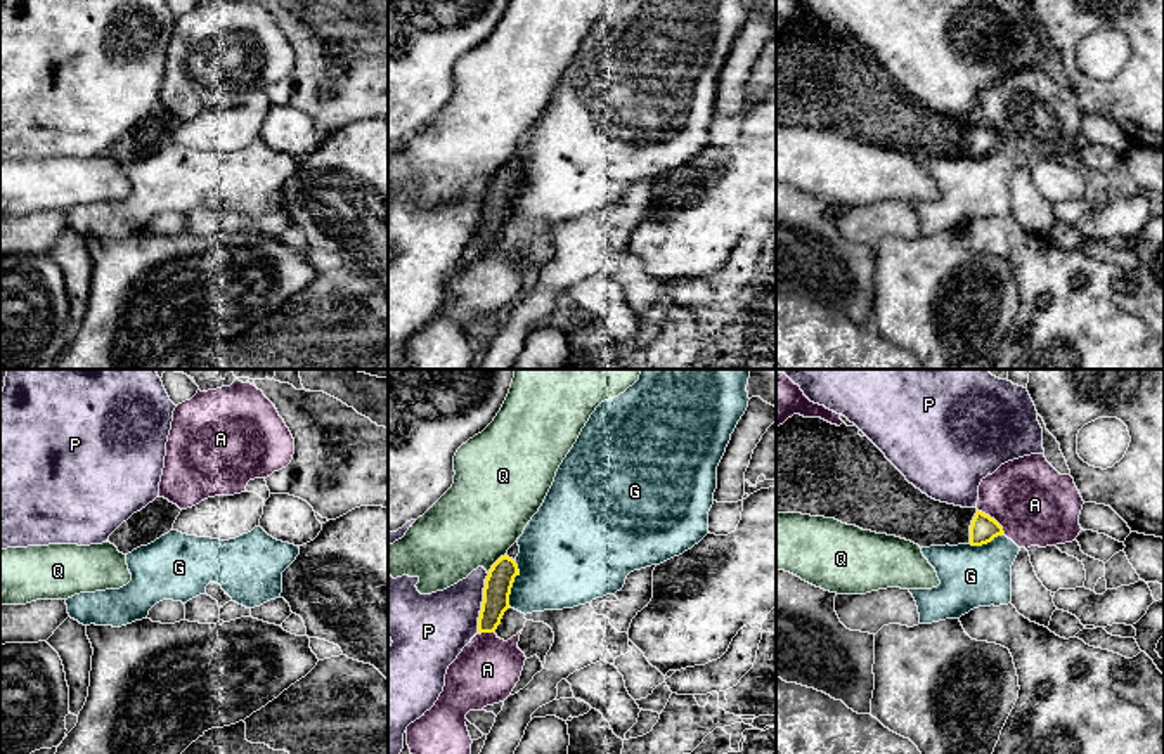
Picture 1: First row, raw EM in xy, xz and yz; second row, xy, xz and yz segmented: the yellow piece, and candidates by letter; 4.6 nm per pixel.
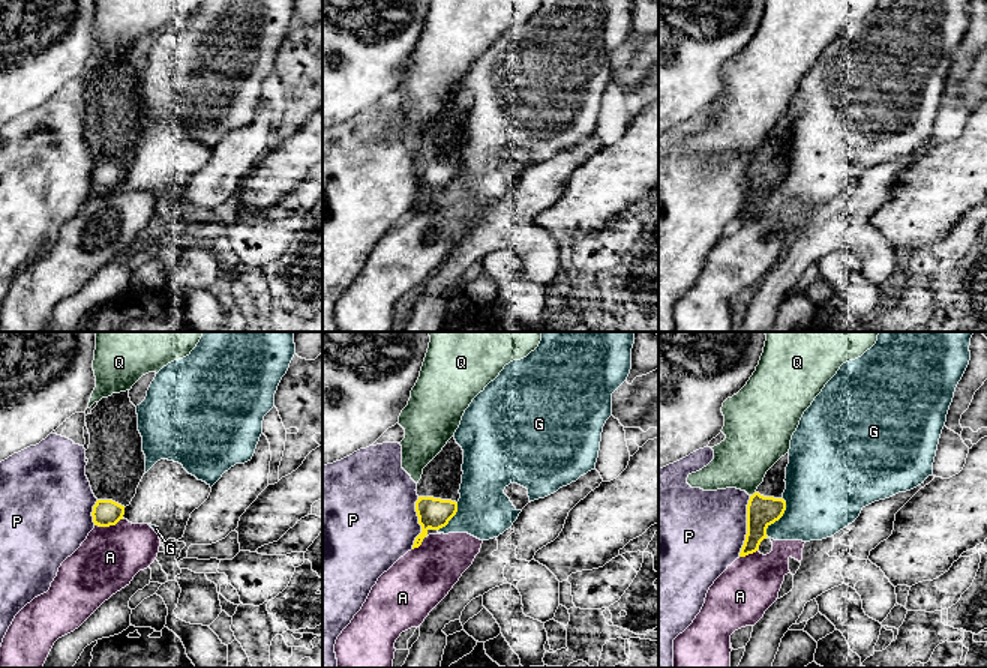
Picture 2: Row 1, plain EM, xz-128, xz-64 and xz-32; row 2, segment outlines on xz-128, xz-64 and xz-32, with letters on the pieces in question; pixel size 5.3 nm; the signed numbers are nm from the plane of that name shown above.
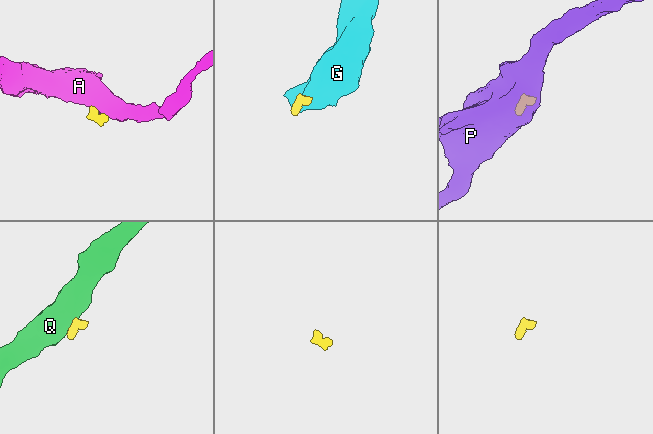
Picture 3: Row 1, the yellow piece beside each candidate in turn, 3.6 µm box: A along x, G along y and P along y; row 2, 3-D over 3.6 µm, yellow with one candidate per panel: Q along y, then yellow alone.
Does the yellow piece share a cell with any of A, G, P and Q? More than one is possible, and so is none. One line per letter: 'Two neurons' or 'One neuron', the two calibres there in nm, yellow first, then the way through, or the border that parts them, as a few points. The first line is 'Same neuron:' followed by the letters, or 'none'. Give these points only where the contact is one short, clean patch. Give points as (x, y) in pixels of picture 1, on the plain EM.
Same neuron: none
A: Two neurons. Thickness 120 nm (yellow) against 360 nm. Boundary: yz (977, 120), (988, 125), (1005, 144)
G: Two neurons. Thickness 130 nm (yellow) against 400 nm. Boundary: xz (515, 172), (518, 186), (511, 200), (510, 219)
P: Two neurons. Thickness 130 nm (yellow) against 320 nm. Boundary: xz (489, 186), (484, 196), (477, 243)
Q: Two neurons. Thickness 130 nm (yellow) against 400 nm. Boundary: xz (506, 165), (487, 184)

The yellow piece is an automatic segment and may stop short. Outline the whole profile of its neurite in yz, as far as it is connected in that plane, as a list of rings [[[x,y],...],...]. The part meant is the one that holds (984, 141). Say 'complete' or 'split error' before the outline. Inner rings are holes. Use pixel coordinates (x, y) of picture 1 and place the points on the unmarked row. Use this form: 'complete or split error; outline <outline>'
split error; outline [[[793,26],[776,38],[776,125],[835,130],[863,142],[930,158],[982,158],[1003,139],[977,120],[935,113],[916,101],[857,38]]]

